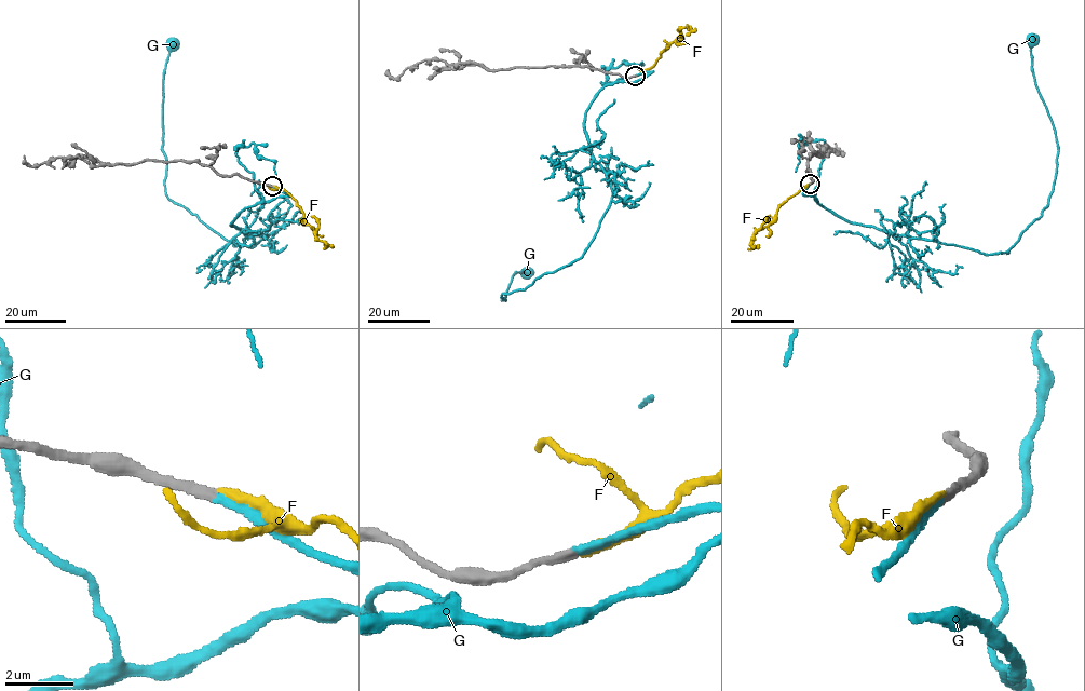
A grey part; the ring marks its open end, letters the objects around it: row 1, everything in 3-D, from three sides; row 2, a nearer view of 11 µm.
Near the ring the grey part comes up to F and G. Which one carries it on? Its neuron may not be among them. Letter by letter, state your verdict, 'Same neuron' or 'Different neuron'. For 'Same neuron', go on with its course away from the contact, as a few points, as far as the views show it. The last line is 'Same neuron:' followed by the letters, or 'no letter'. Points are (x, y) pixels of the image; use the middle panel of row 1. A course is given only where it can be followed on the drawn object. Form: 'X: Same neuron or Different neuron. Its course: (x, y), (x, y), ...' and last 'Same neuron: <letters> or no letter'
F: Different neuron
G: Same neuron. Its course: (636, 76), (607, 84), (585, 112), (611, 184), (597, 231), (580, 258), (502, 300), (528, 272)
Same neuron: G

